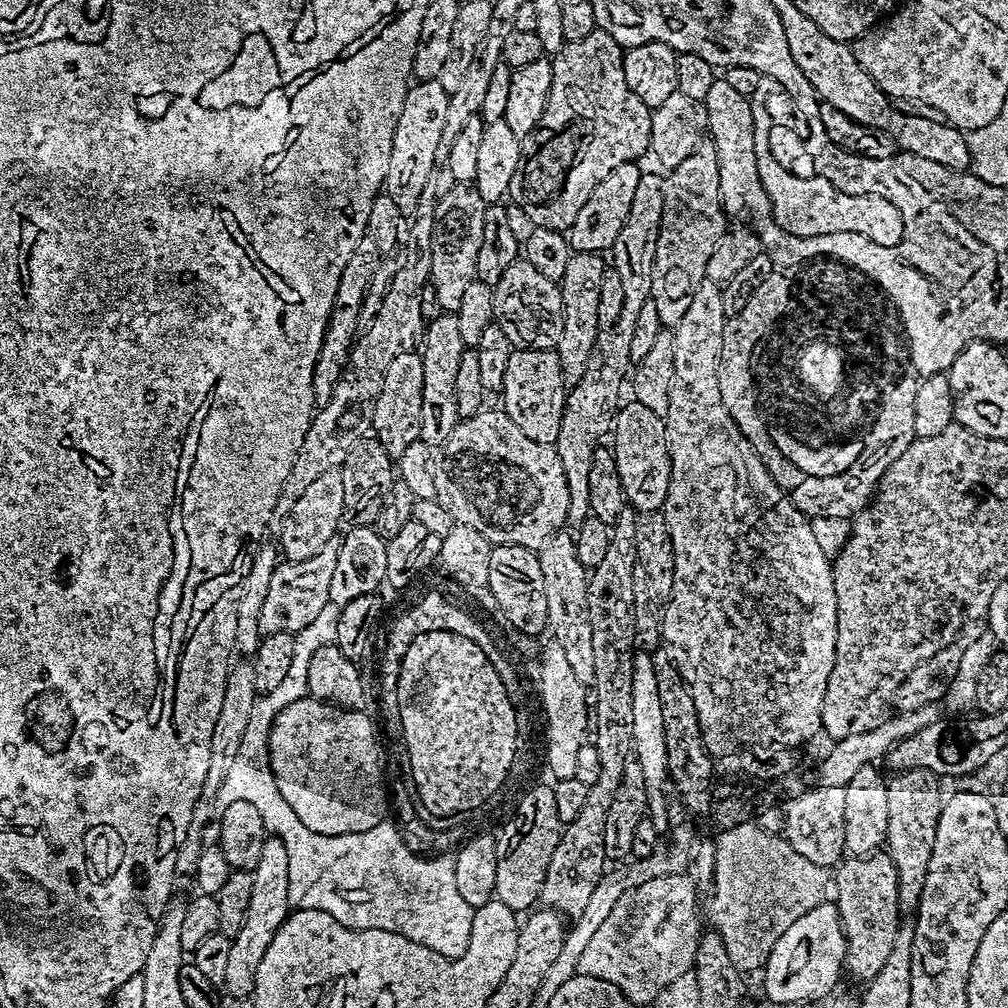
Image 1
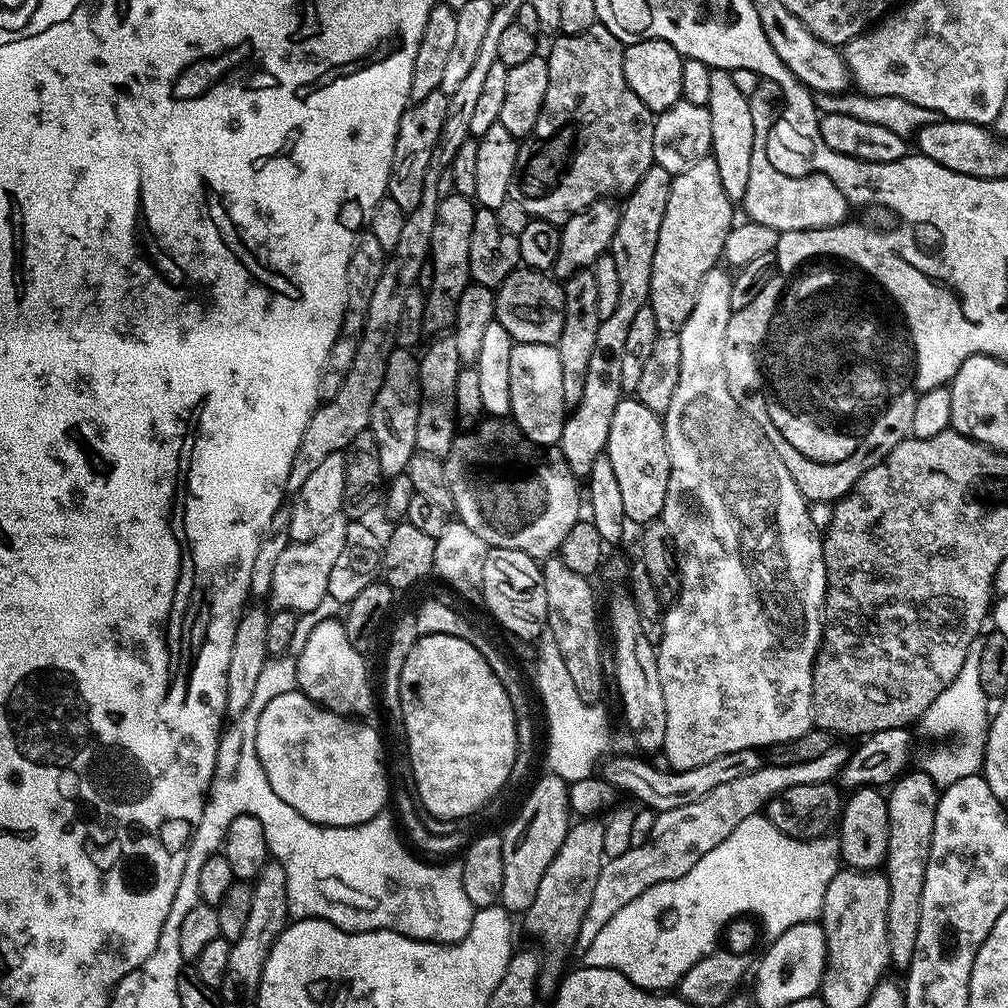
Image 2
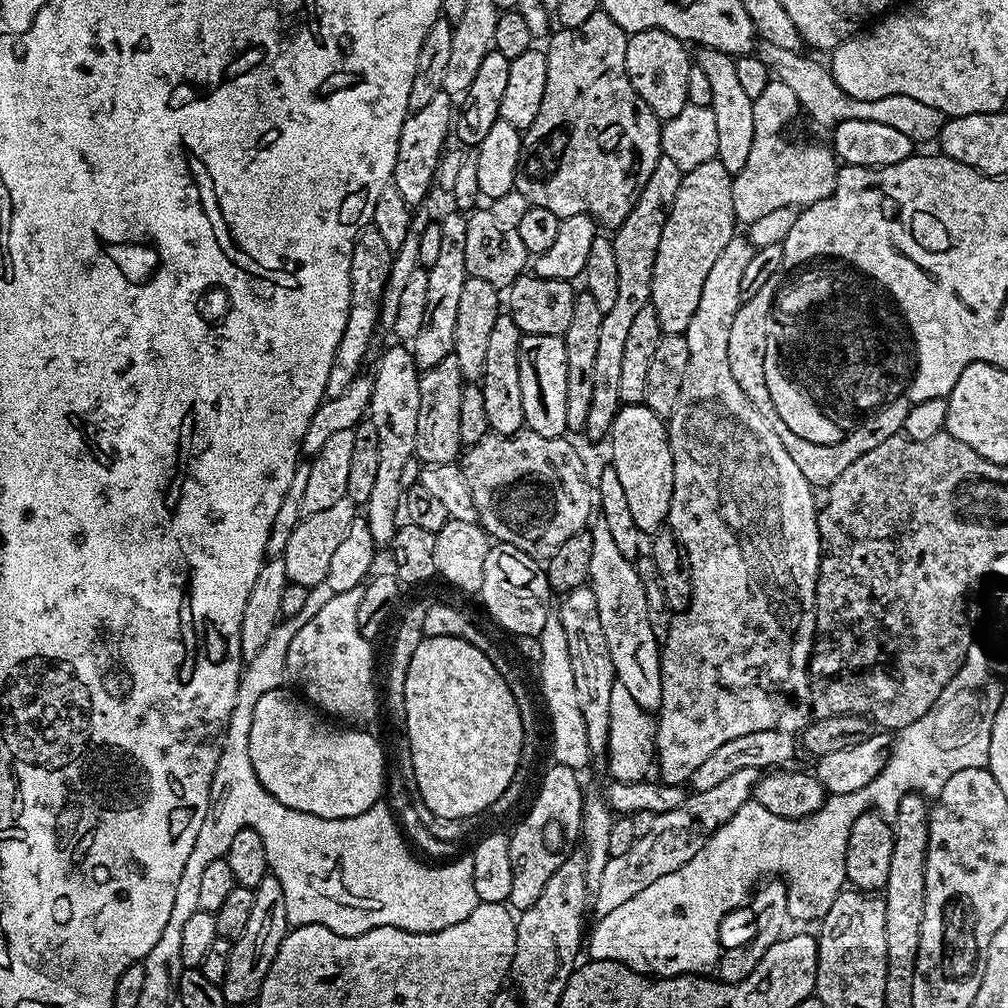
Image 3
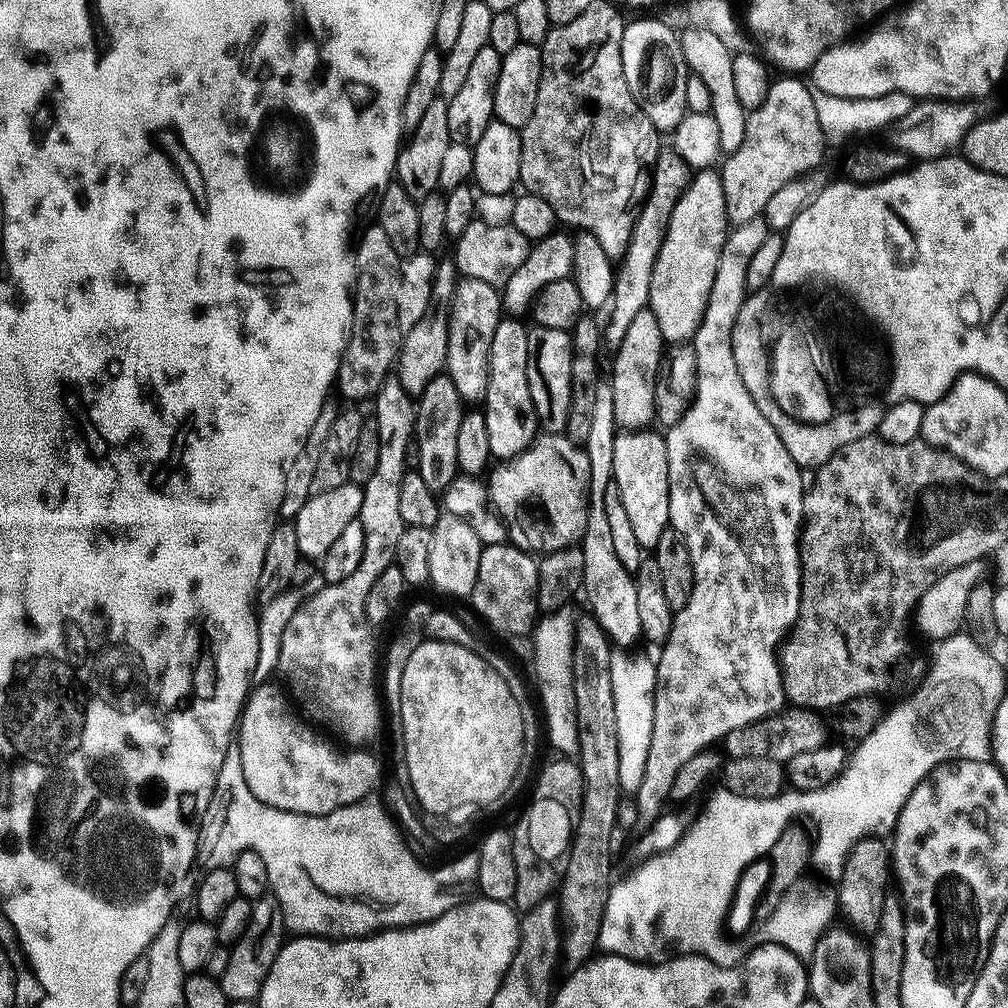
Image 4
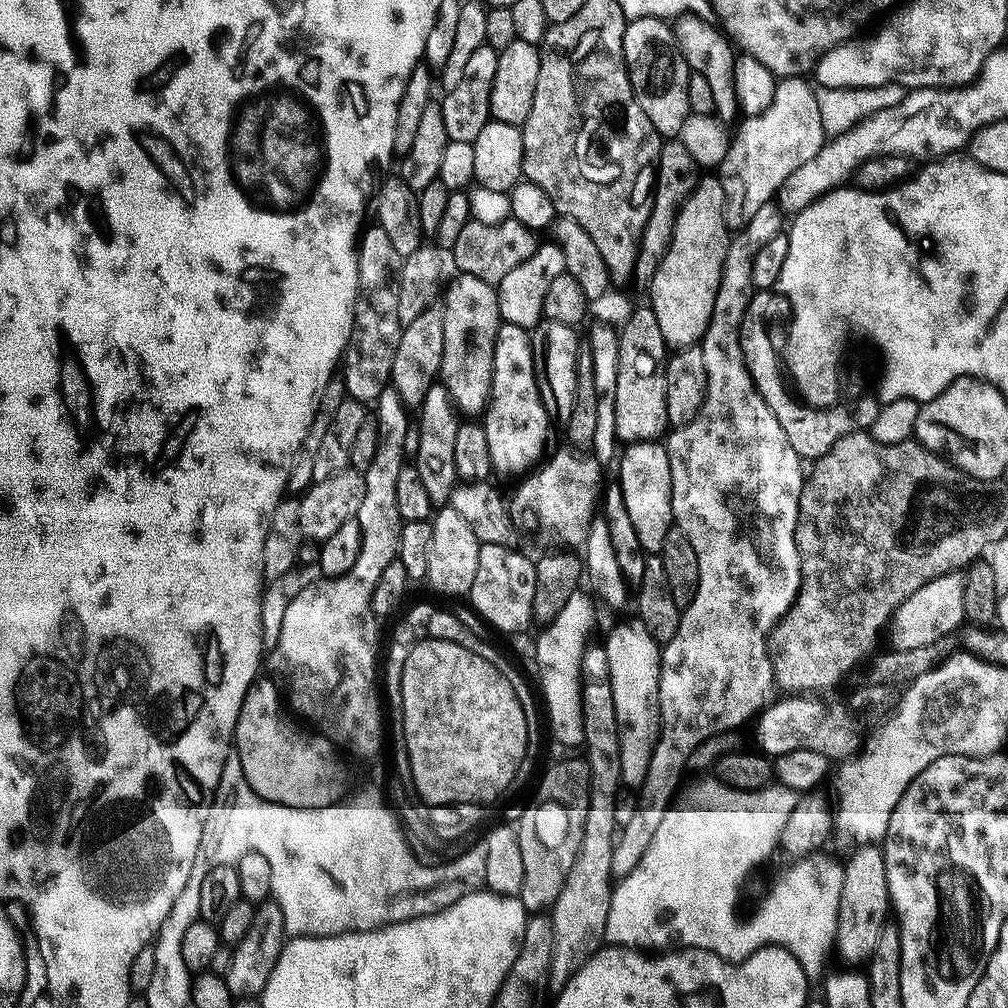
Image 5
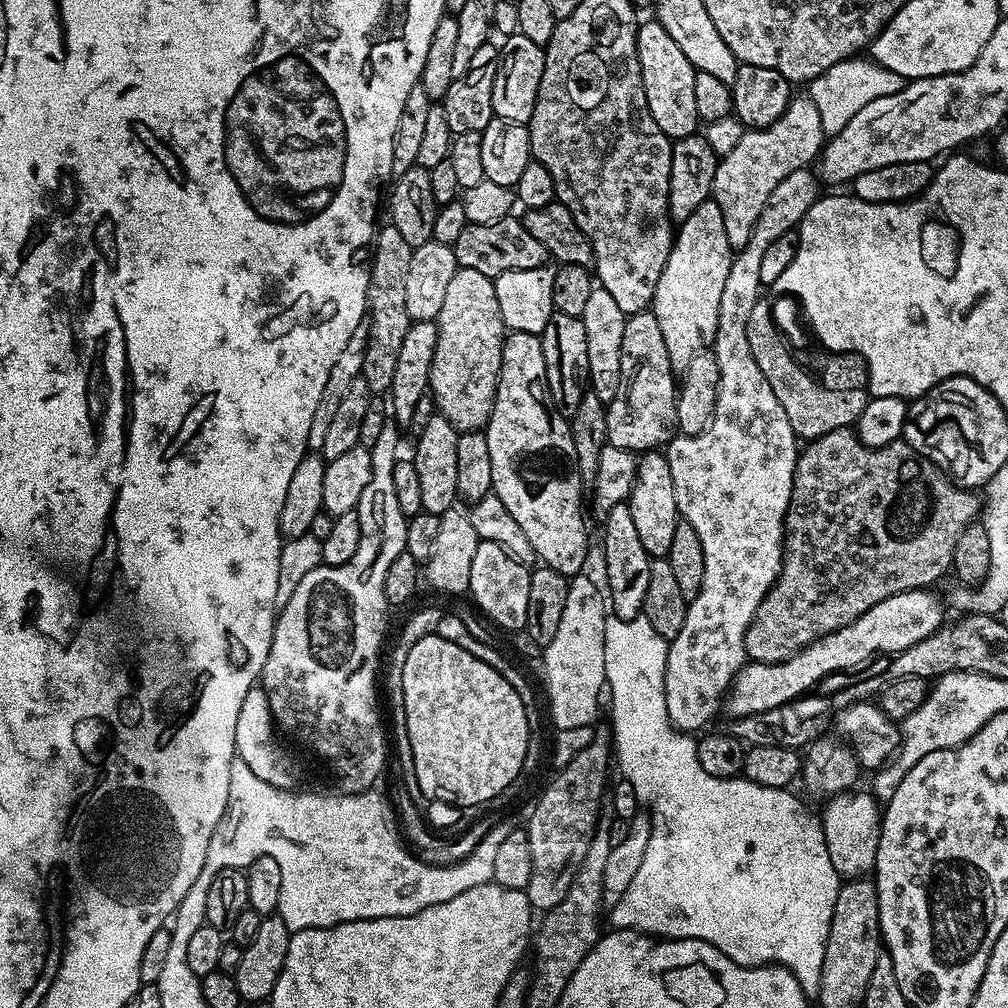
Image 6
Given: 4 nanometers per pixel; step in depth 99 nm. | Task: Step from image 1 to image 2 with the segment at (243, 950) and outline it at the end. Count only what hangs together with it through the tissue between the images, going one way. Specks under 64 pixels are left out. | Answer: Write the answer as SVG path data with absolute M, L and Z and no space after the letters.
M270 862L257 874L251 885L253 902L250 903L250 914L246 920L242 936L232 942L230 962L226 965L226 978L218 990L220 999L225 1005L234 1002L252 1002L259 997L262 970L266 966L266 958L270 958L270 950L286 927L288 914L288 891L286 890L286 870L275 862Z

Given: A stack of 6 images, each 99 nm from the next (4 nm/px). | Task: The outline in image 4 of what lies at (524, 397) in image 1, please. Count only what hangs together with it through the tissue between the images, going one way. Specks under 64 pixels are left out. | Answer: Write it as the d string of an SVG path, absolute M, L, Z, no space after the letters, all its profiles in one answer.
M528 328L528 361L526 382L534 402L537 425L545 433L563 433L566 414L570 410L570 362L572 361L572 333L569 330Z

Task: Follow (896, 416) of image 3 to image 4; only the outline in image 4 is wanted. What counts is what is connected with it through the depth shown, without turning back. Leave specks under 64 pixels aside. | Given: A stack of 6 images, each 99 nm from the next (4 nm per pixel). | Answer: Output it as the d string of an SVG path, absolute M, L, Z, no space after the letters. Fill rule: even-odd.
M760 288L756 292L749 292L742 302L742 310L738 310L738 318L734 318L732 331L732 345L734 346L734 366L738 366L738 374L742 378L746 390L750 390L750 398L754 398L754 406L762 410L762 418L774 426L778 438L782 438L782 446L794 458L794 462L804 470L821 468L825 462L842 446L854 442L860 436L871 436L879 429L884 417L885 405L872 404L869 408L861 407L856 410L841 411L832 417L827 424L804 424L794 419L778 402L772 393L772 370L770 367L770 348L764 345L764 336L760 333L760 323L764 320L764 311L768 308L768 288ZM864 408L864 409L863 409ZM852 412L852 413L851 413Z

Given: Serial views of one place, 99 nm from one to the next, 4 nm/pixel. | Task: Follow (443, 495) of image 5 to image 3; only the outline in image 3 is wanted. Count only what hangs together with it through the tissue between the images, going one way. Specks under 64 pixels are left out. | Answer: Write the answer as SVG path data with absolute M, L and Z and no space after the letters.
M450 355L432 369L420 372L420 401L418 402L418 434L415 459L421 465L455 464L461 459L462 445L458 434L458 406L462 406L462 390L466 381L458 370L458 358Z

